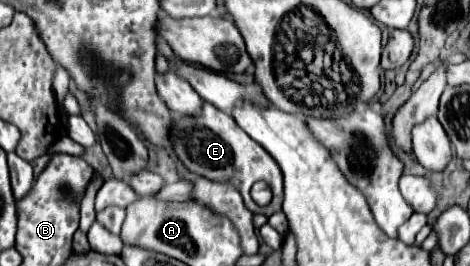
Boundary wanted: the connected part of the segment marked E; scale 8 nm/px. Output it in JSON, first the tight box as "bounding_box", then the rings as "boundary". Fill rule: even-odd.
{"bounding_box":[172,103,284,217],"boundary":[[[204,103],[202,113],[194,117],[184,117],[174,113],[174,127],[172,127],[172,147],[178,157],[178,161],[190,169],[192,173],[198,173],[210,181],[218,183],[230,183],[234,185],[242,197],[246,207],[252,213],[262,213],[270,217],[272,213],[282,209],[282,199],[284,199],[284,189],[282,189],[282,171],[276,165],[276,161],[264,151],[262,145],[256,145],[238,125],[236,121],[228,115],[216,109],[210,103]],[[256,181],[266,181],[272,189],[272,201],[266,207],[260,207],[252,201],[250,189]]]}

